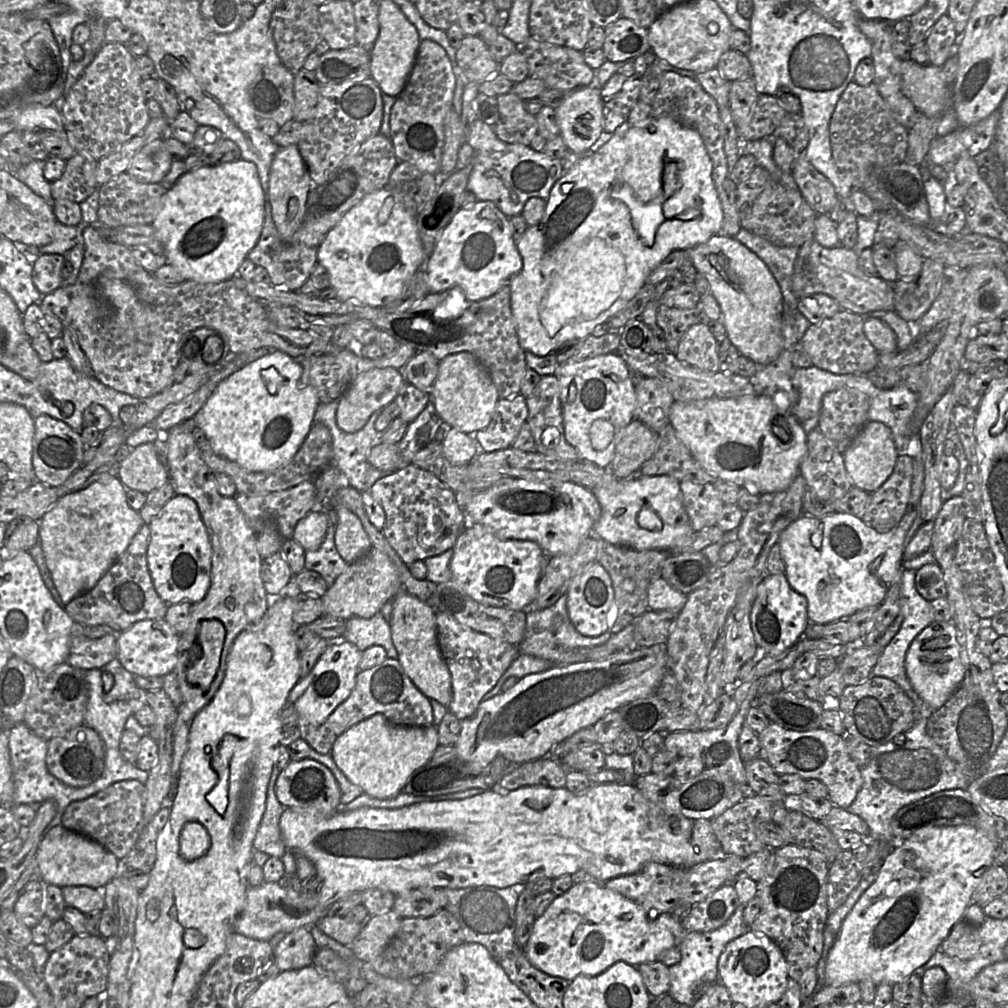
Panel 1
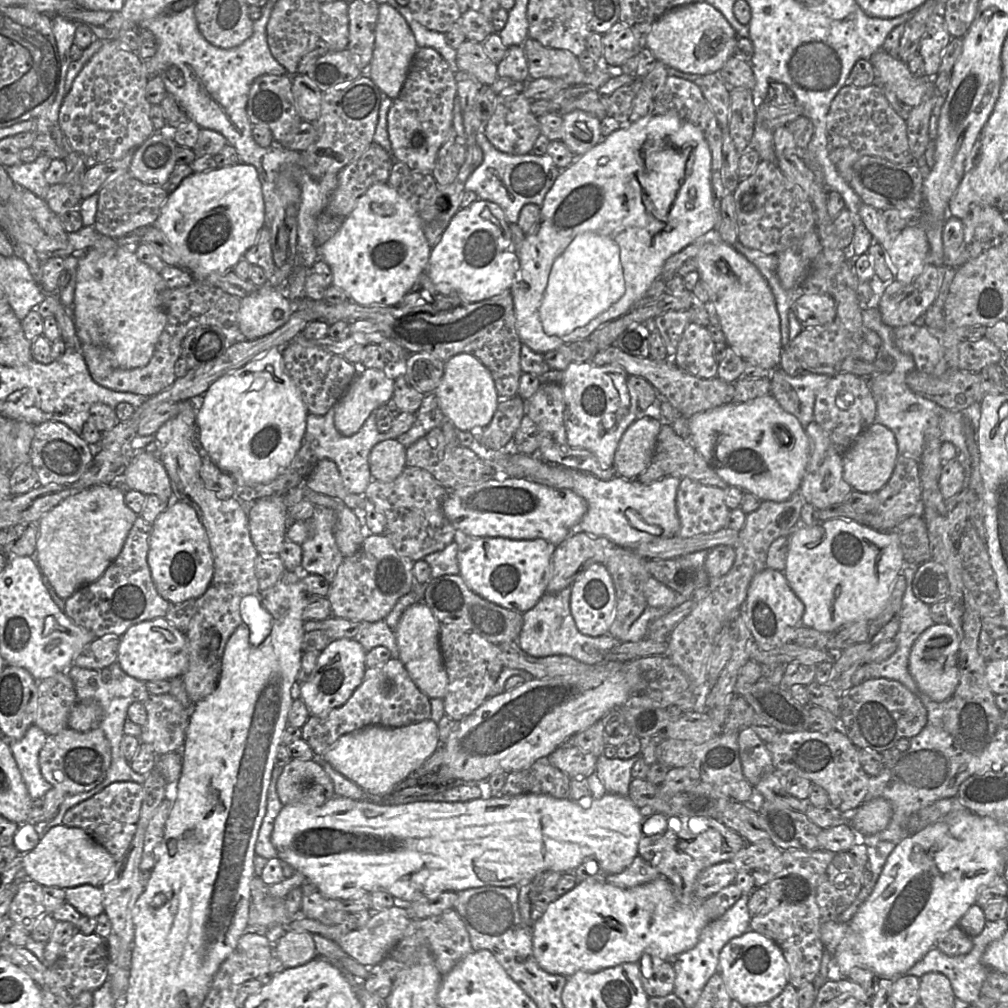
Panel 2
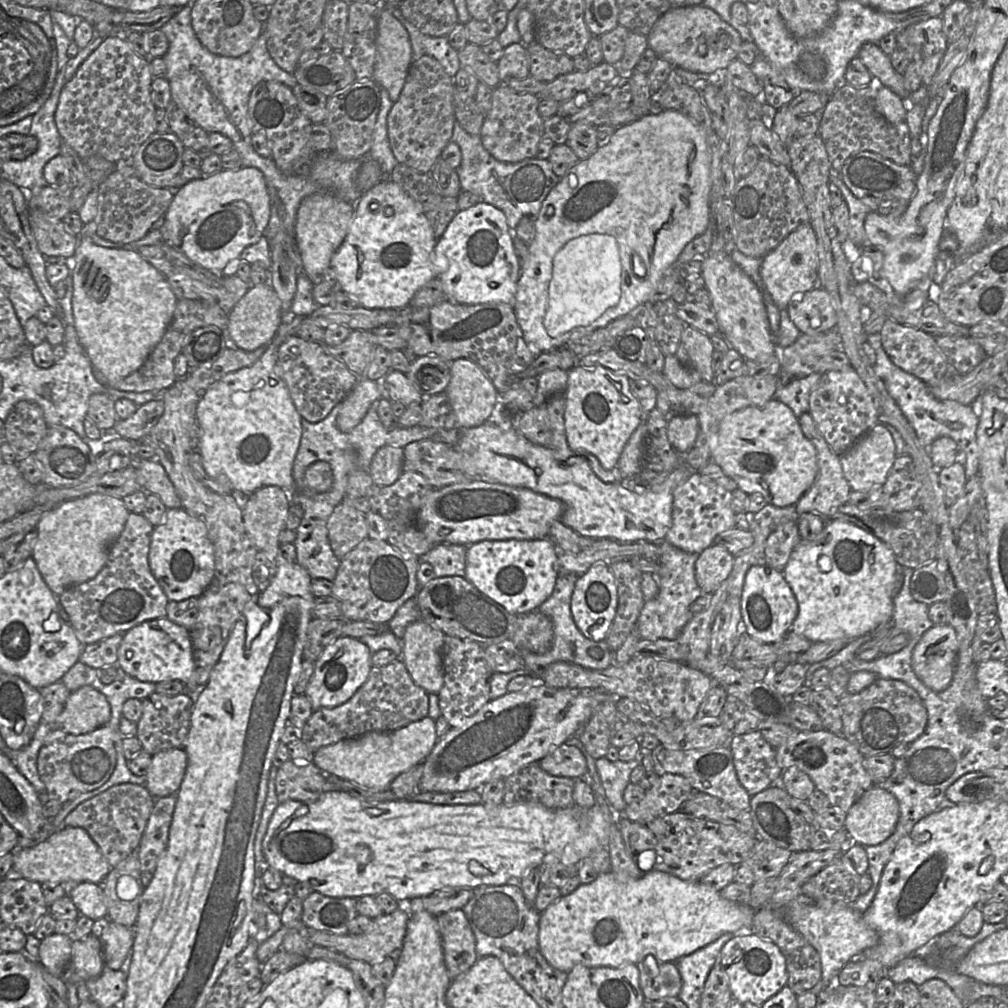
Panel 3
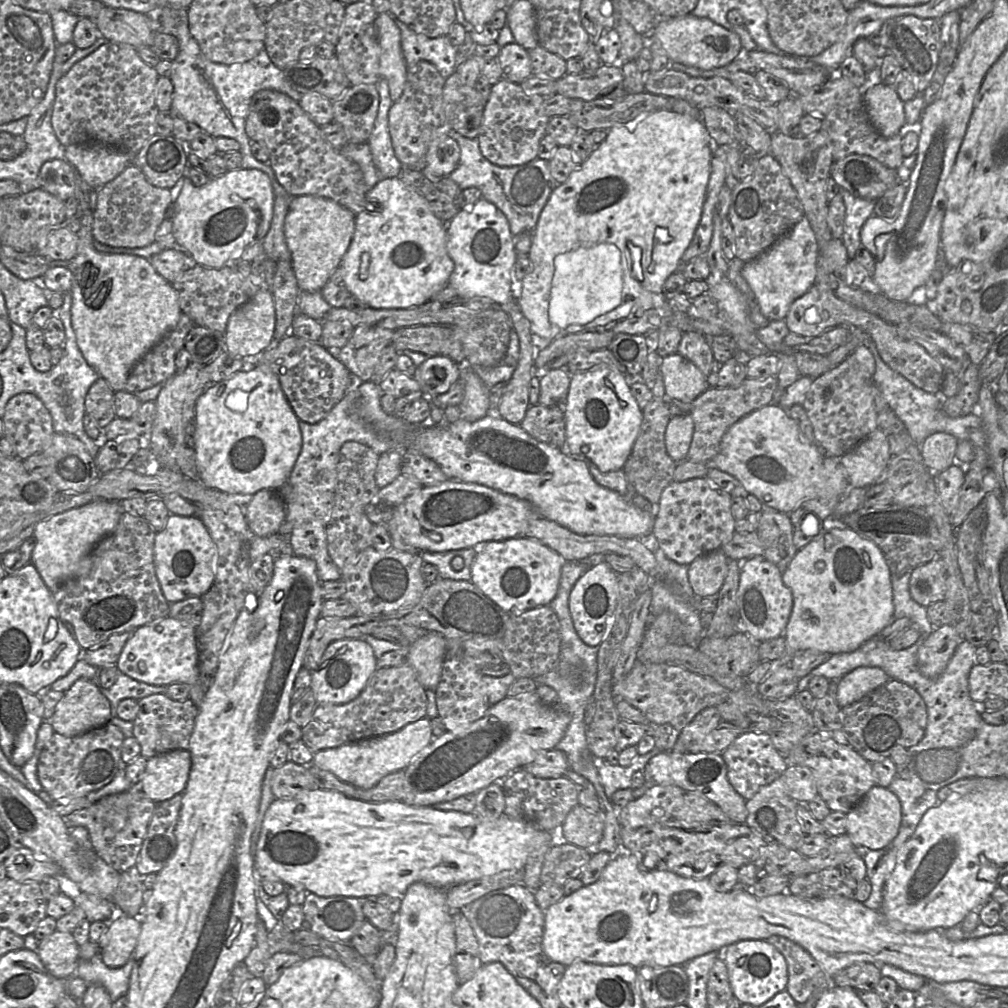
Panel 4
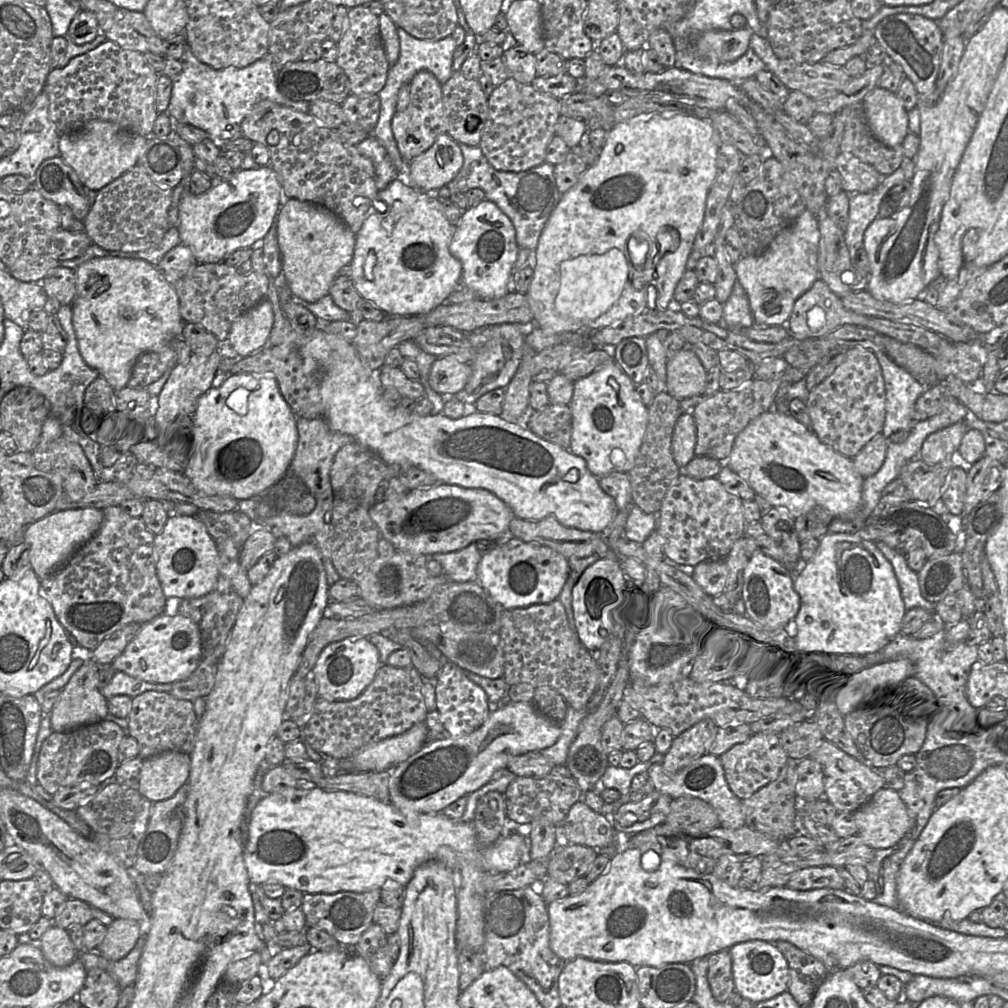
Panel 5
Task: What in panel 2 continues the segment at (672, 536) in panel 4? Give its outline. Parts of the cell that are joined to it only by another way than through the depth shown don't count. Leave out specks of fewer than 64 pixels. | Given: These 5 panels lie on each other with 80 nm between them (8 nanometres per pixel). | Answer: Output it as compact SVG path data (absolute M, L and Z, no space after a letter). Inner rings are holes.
M688 477L681 478L676 495L676 508L680 520L677 536L688 538L718 531L726 526L730 509L725 504L725 491L716 486L702 485Z

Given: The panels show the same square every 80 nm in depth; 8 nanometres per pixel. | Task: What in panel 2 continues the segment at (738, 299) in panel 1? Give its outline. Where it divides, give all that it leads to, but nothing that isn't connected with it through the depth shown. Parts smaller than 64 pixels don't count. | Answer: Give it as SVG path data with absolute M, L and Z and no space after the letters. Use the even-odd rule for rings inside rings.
M723 241L706 242L695 257L699 277L707 285L728 346L743 359L755 361L763 368L779 367L783 351L780 317L775 297L766 278L734 246Z

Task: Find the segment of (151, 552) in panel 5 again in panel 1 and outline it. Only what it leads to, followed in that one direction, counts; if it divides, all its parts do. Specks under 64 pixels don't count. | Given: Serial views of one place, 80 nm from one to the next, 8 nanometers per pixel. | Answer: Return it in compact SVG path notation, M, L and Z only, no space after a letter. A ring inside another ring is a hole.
M143 524L127 549L112 564L98 583L88 592L75 597L65 606L66 613L85 626L108 626L111 632L120 633L143 619L165 617L168 604L157 594L147 563L150 538L148 524Z

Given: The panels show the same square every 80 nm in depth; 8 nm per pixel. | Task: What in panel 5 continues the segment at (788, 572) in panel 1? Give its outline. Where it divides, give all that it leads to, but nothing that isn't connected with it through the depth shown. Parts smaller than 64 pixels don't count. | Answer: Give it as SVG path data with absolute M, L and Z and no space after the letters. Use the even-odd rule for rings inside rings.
M826 533L813 558L807 563L799 559L798 574L794 577L794 589L800 598L800 607L796 616L789 622L789 651L788 656L792 655L822 655L838 657L863 657L880 651L898 634L902 618L906 612L897 579L890 563L879 551L876 544L872 541L863 539L857 533Z

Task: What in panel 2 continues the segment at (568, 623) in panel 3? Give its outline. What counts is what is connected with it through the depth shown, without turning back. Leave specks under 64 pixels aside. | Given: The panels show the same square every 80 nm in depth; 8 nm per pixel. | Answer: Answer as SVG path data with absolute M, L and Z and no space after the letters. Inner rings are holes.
M568 586L556 594L545 593L533 608L523 613L523 626L516 643L525 653L537 658L561 655L591 666L603 663L606 653L620 642L608 633L590 637L578 631L570 612L571 589ZM556 616L563 619L560 625L555 625Z

